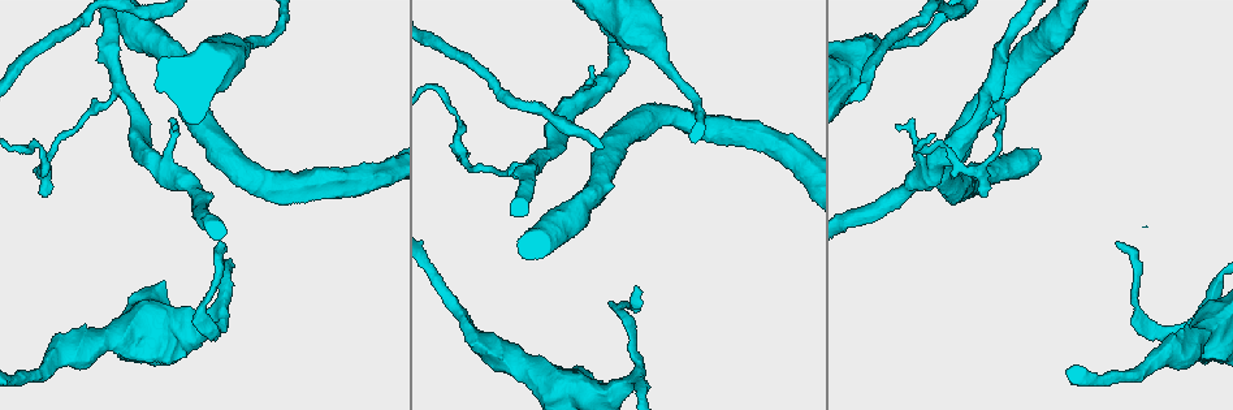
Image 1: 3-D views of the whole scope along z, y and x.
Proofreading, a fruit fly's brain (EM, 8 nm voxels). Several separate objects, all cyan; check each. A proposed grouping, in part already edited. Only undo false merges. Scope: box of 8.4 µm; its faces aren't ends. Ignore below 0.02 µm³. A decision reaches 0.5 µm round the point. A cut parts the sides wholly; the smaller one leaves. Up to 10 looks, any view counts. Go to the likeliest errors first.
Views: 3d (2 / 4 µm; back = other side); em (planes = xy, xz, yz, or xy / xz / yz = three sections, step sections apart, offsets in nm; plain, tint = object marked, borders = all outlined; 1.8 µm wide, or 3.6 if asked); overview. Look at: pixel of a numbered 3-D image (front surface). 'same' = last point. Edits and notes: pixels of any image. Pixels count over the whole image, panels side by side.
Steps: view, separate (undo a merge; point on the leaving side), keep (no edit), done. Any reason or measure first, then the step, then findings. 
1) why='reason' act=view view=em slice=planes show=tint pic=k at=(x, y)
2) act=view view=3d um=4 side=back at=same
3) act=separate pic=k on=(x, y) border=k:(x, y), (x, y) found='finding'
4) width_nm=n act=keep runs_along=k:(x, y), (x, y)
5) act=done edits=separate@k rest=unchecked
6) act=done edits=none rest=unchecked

why='sharp bend' act=view view=em slice=planes show=tint pic=1 at=(980, 168)

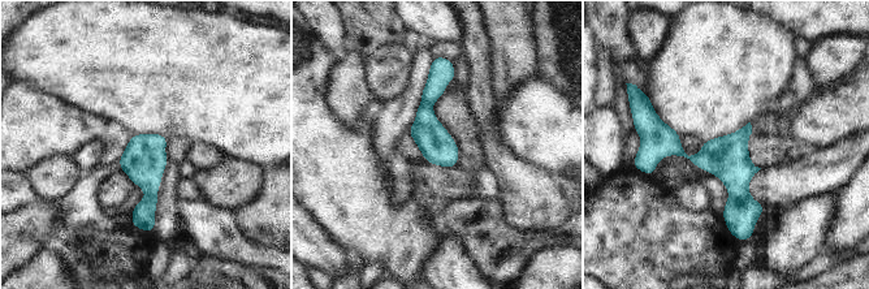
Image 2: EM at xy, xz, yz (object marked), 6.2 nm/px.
act=keep found='all the same neuron'

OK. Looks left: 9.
act=view view=3d um=4 pic=1 at=(213, 317)

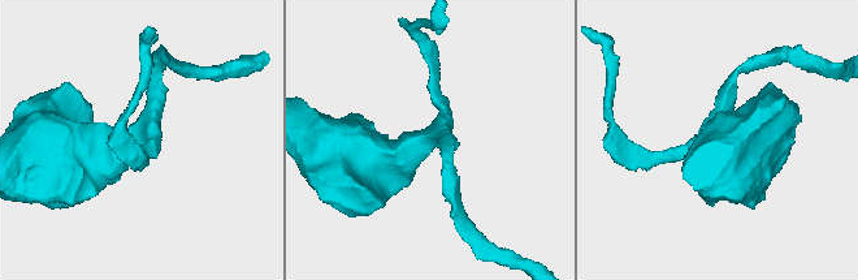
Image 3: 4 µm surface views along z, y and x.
arms=3 arm_widths_nm=160,220,700 why='now the EM' act=view view=em um=3.6 slice=xz step=8 show=tint pic=3 at=(430, 135)

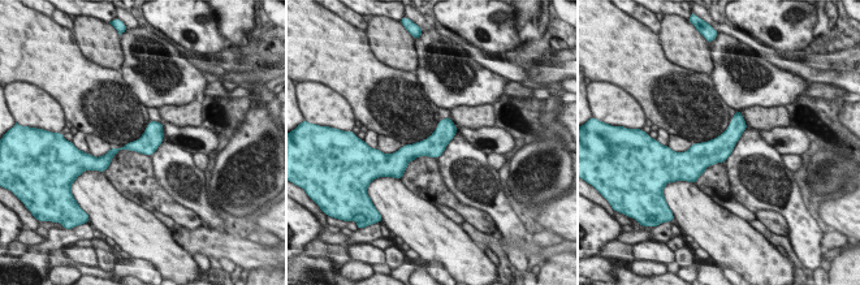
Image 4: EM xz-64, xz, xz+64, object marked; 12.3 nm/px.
act=view view=em um=3.6 slice=yz step=4 show=borders at=same

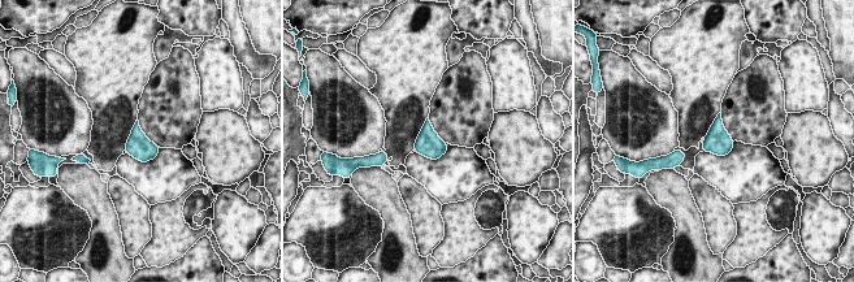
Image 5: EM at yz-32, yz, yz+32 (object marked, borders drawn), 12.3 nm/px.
act=keep found='all the same neuron'

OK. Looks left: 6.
why='three-way junction' act=view view=em slice=xz step=16 show=tint pic=1 at=(118, 90)

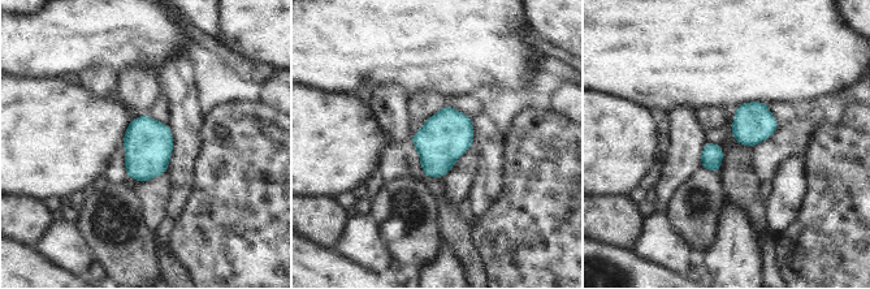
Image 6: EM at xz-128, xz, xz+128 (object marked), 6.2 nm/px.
act=view view=em slice=planes show=tint at=same

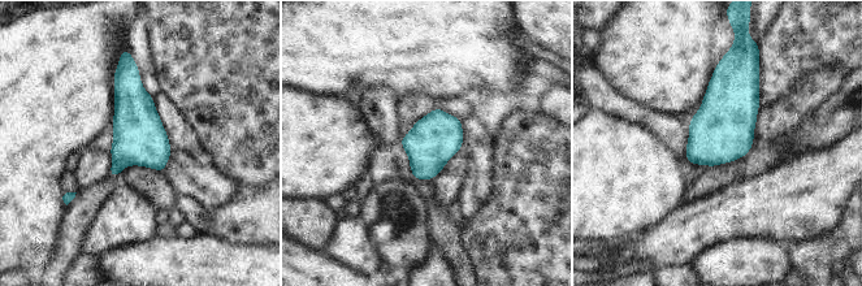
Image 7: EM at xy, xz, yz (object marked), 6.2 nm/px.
width_nm=300 act=keep found='continuous, no second neuron'

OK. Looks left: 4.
why='calibre changes' act=view view=em um=3.6 slice=xy step=4 show=tint pic=1 at=(658, 52)

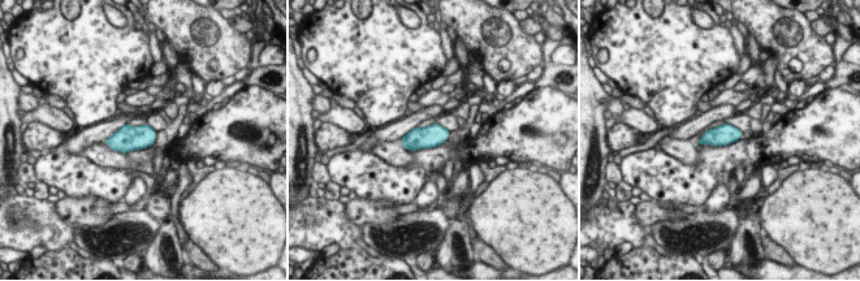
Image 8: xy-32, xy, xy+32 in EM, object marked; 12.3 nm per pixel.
act=keep found='continuous, no second neuron'

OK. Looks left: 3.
act=done edits=none rest=unchecked

